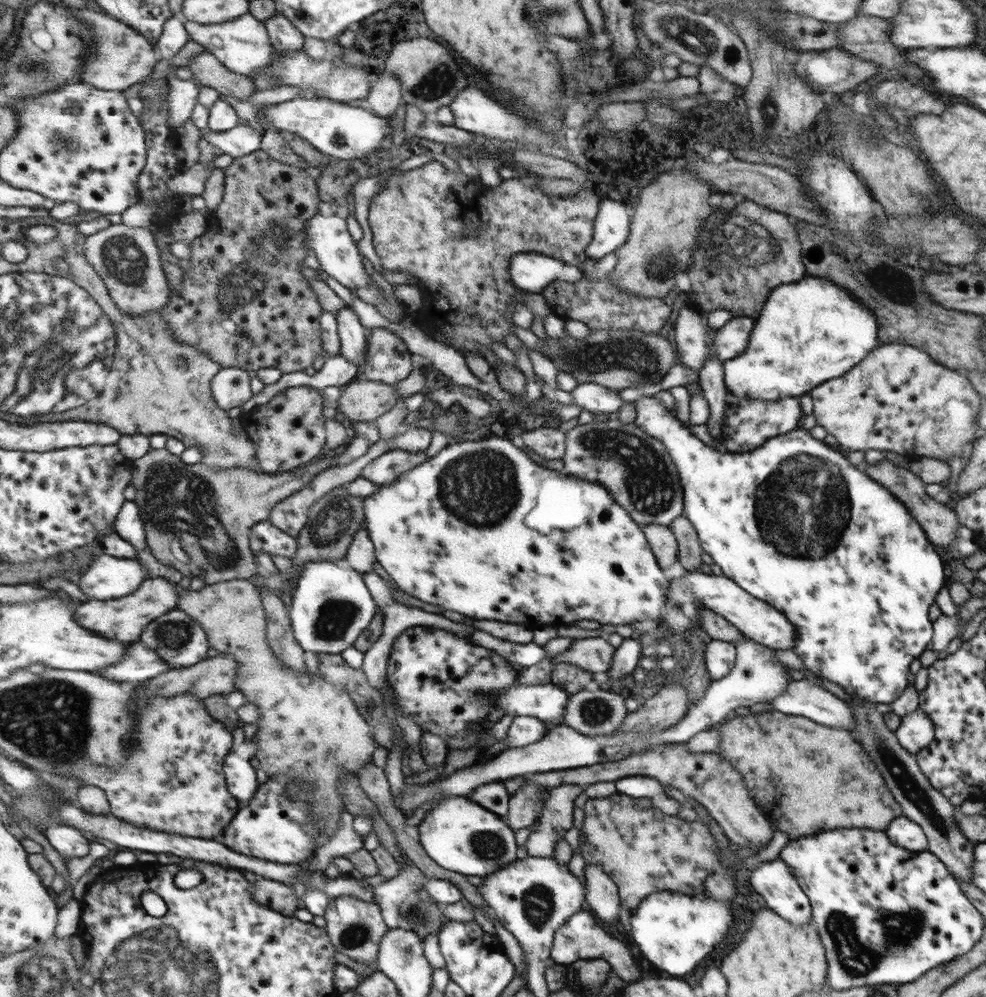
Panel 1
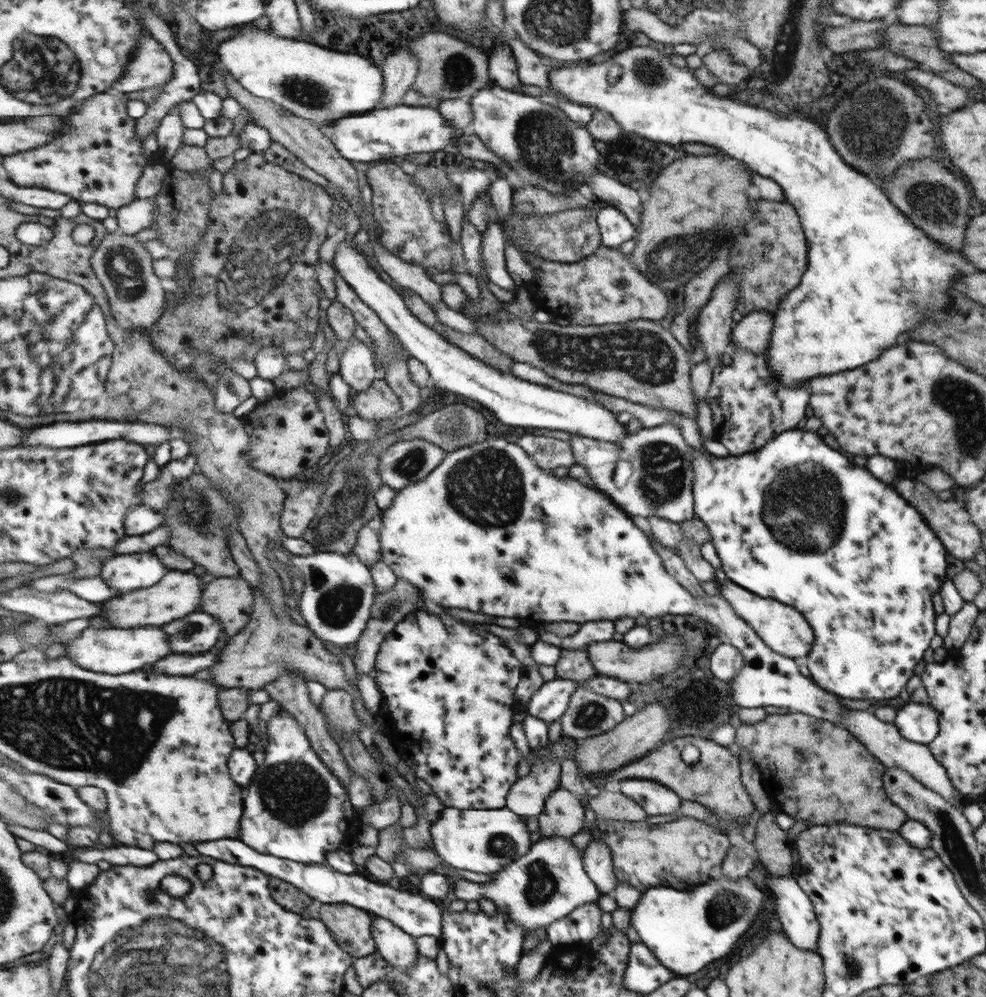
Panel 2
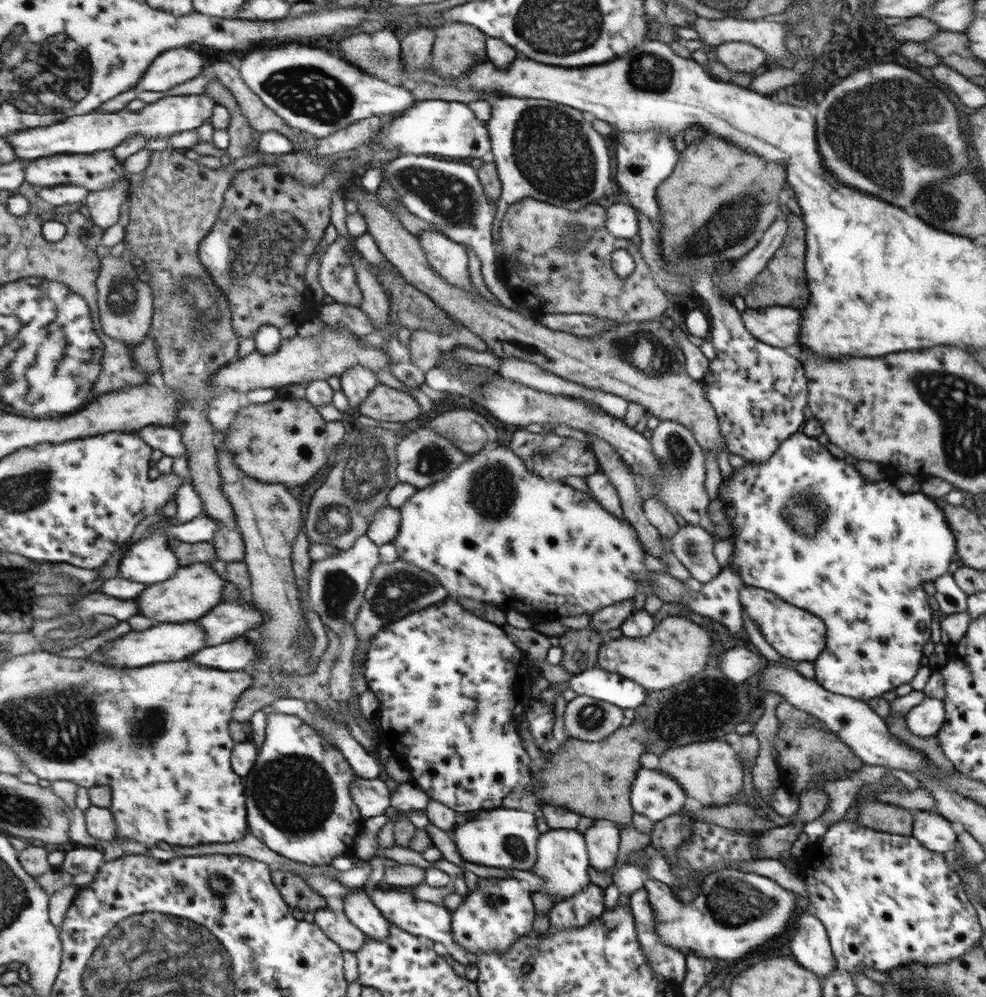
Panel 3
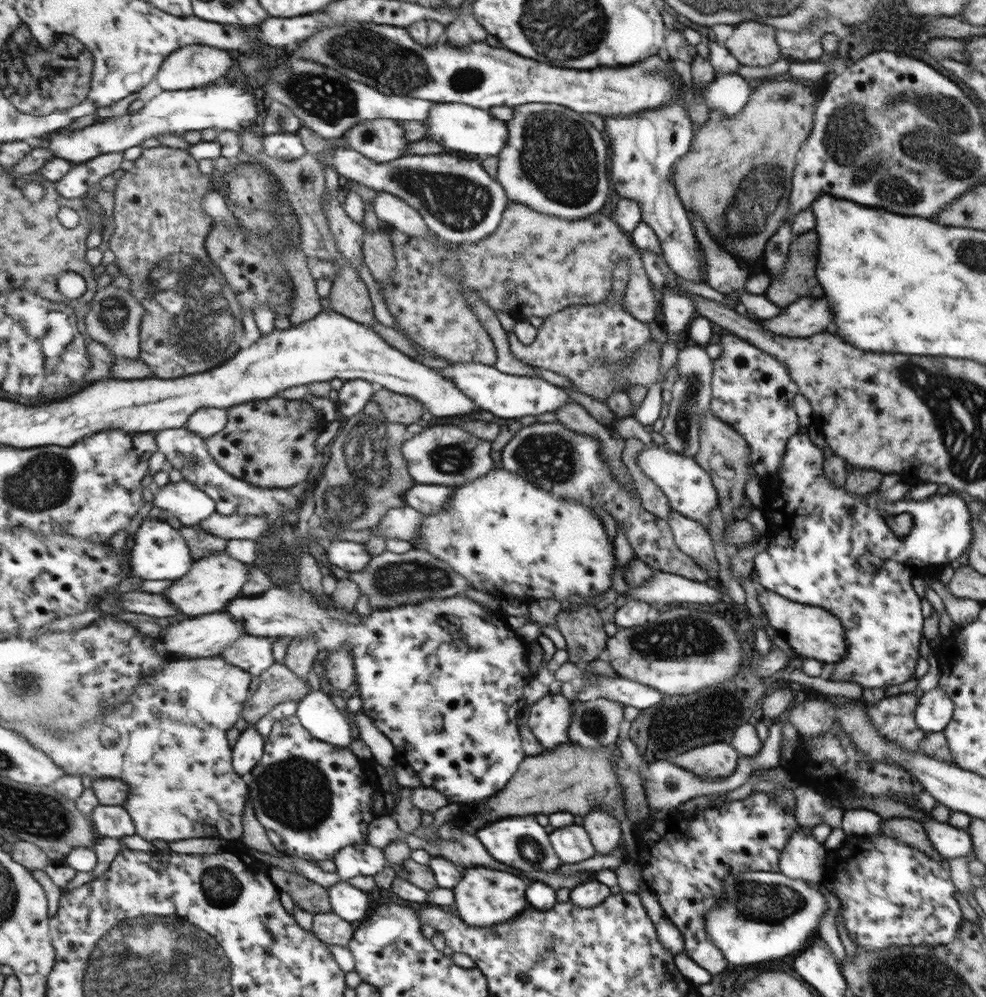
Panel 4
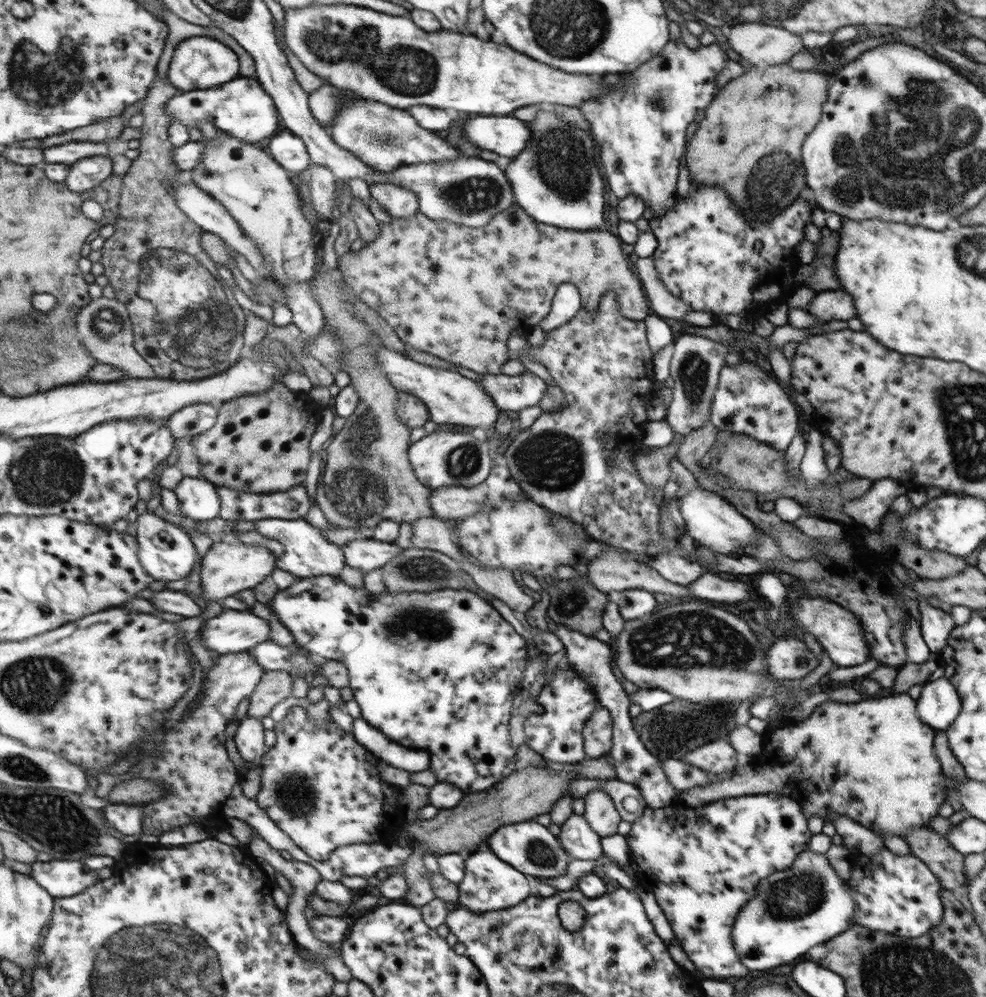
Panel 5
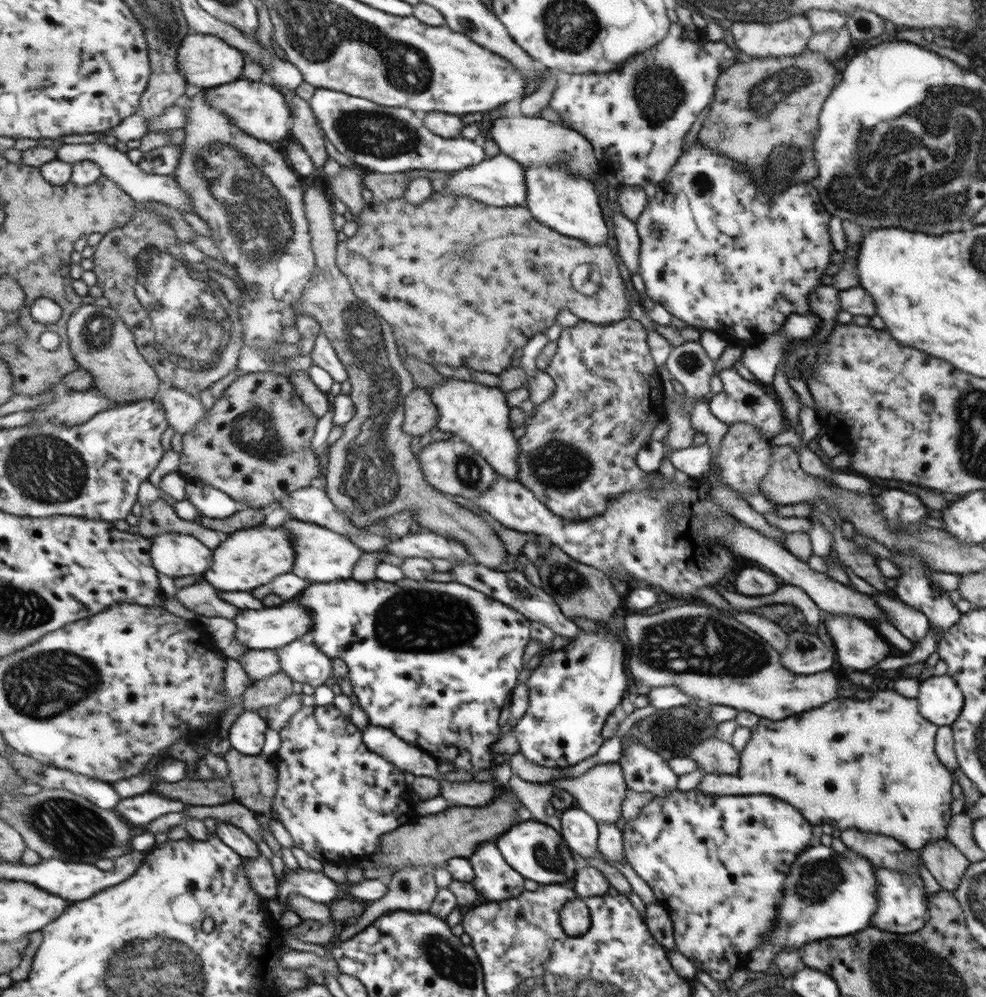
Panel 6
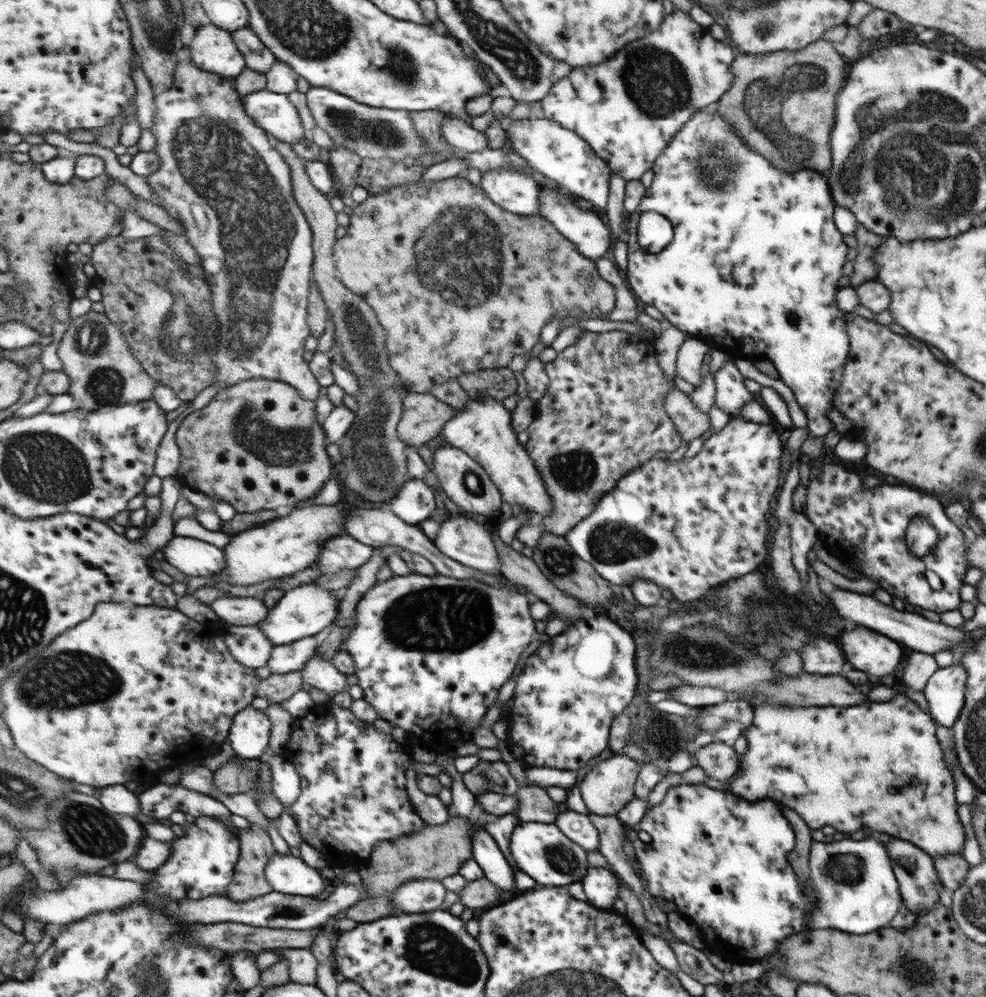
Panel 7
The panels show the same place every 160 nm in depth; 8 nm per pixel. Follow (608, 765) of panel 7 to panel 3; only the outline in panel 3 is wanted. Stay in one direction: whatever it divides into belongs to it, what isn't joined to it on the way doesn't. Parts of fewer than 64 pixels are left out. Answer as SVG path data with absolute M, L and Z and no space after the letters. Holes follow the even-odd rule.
M592 819L591 825L582 834L586 846L588 861L591 867L597 871L613 870L615 857L619 848L619 828L609 820Z

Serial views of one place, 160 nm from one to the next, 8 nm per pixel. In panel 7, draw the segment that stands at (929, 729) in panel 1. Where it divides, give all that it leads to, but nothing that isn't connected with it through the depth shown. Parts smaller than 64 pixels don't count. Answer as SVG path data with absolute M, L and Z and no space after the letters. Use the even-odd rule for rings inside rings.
M955 661L947 668L938 668L925 683L922 694L937 725L951 728L965 707L965 684L968 675Z

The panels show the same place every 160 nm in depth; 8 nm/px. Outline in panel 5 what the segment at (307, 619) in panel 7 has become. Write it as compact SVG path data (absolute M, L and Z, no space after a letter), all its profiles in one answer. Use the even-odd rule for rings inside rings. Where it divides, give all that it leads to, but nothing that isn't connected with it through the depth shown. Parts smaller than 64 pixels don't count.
M226 608L219 616L210 618L204 622L204 626L198 630L201 635L201 644L221 655L229 655L232 653L241 653L255 649L261 643L271 641L271 624L267 620L257 616L257 612L236 611Z

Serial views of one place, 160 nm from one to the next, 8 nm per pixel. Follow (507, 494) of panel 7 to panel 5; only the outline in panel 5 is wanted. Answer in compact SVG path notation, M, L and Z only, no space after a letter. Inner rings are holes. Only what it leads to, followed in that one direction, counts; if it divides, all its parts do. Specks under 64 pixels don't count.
M386 346L378 348L378 365L400 390L423 399L430 408L432 421L439 424L452 424L471 428L481 428L485 432L486 440L494 438L493 426L499 415L491 397L475 381L451 369L435 368L411 357L391 350Z

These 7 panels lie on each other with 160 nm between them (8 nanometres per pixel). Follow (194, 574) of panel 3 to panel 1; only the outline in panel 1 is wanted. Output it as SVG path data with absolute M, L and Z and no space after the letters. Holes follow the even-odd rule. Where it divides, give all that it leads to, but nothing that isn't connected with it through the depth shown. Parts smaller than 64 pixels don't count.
M167 577L148 578L131 595L118 599L95 599L80 604L74 613L74 617L83 628L87 628L87 630L91 630L103 638L133 644L140 642L143 630L147 629L153 620L169 614L172 610L179 609L180 589L182 588L179 585Z

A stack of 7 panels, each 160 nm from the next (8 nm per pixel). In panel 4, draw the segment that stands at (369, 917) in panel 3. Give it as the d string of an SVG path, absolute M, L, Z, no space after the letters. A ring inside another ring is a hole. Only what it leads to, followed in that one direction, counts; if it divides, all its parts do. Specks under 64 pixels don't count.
M339 881L328 888L332 912L351 924L359 925L367 920L371 904L371 893L355 888L348 881Z

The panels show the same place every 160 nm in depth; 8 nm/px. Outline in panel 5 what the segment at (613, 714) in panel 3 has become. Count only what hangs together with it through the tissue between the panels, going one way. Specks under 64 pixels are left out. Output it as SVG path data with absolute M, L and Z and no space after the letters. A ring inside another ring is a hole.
M600 707L590 714L583 728L584 751L587 758L599 758L607 754L613 743L611 736L611 716Z

